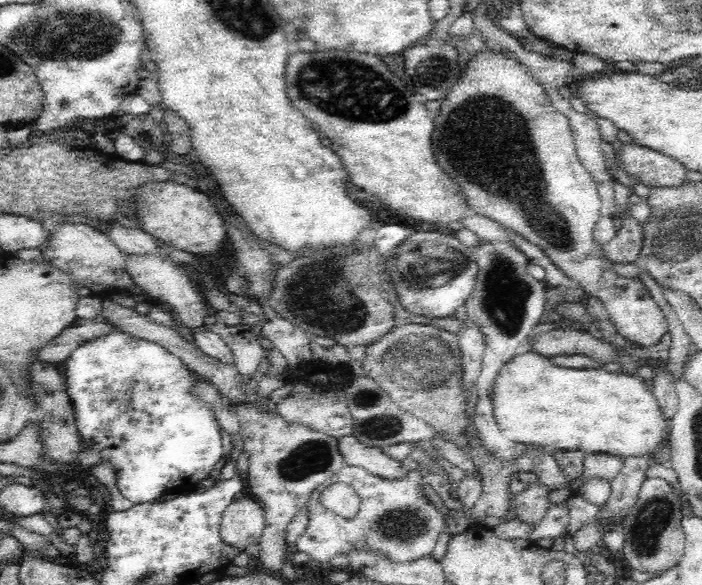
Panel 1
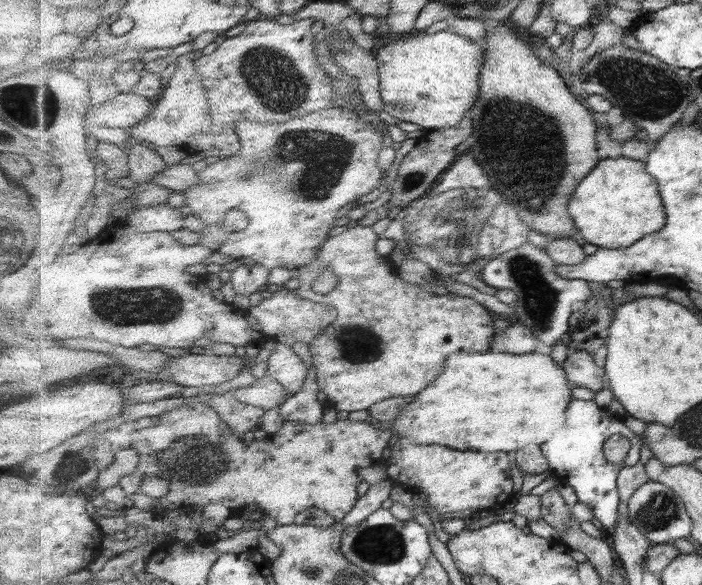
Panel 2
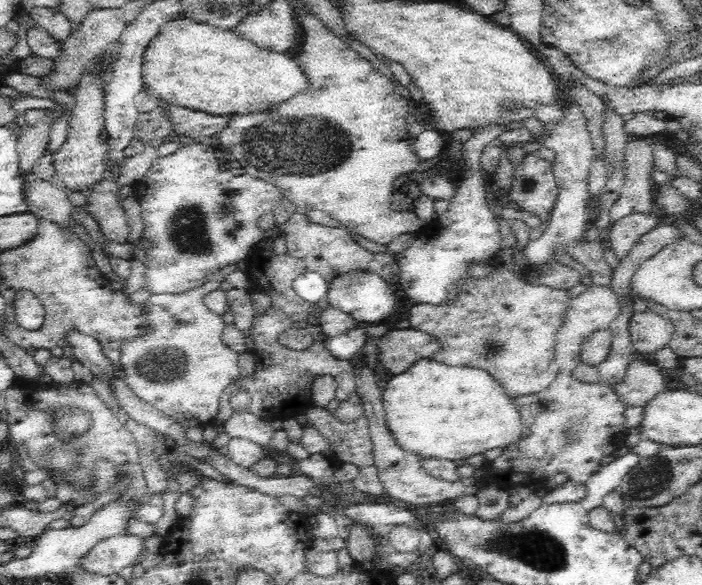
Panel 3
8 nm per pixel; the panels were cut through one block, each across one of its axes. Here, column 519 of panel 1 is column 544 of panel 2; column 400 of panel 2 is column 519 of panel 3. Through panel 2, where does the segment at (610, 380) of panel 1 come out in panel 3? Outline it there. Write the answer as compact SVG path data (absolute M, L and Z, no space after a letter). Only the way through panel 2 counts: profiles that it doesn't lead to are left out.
M421 359L414 362L412 366L408 368L402 374L393 375L388 382L386 382L386 388L382 391L382 405L384 405L385 412L385 426L389 430L389 434L393 438L393 442L403 450L403 452L409 452L414 454L414 457L418 459L436 459L440 461L454 460L468 460L472 456L486 452L486 450L492 450L492 448L504 448L512 443L521 441L520 435L523 429L526 427L521 421L521 416L518 414L516 405L513 404L514 400L508 398L502 387L498 385L498 382L494 378L490 378L488 372L484 370L476 370L476 368L464 368L464 366L447 366L440 362L434 362L431 359Z

